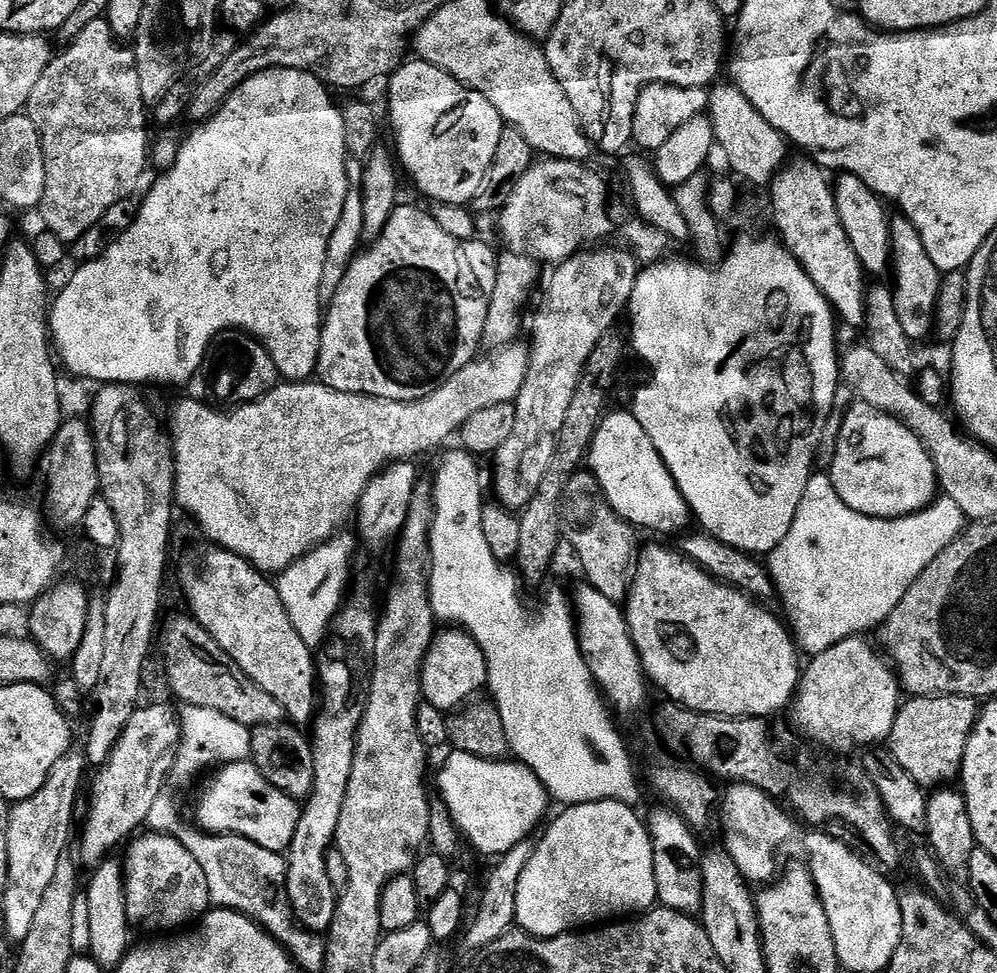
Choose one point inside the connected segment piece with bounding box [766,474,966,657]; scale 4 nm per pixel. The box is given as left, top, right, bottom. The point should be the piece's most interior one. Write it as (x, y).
(839, 573)

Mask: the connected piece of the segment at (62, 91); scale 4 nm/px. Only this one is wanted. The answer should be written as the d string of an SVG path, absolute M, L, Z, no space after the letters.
M101 18L90 22L90 26L86 26L65 48L68 49L61 56L60 53L53 55L51 62L48 63L42 74L42 78L38 78L38 83L34 85L34 94L30 94L28 99L26 114L40 129L42 150L46 158L46 190L42 194L38 215L44 219L43 227L47 231L58 234L58 238L62 238L65 245L70 246L78 238L82 238L82 234L86 234L86 230L90 230L90 226L94 226L94 222L98 222L98 218L102 218L102 214L106 214L106 210L110 210L110 206L114 206L114 202L122 202L137 195L135 193L136 187L139 186L140 179L144 176L144 167L147 169L150 164L150 135L148 136L150 112L149 109L148 112L144 109L146 101L142 94L142 82L138 82L135 51L116 39L114 30L110 30L107 19Z

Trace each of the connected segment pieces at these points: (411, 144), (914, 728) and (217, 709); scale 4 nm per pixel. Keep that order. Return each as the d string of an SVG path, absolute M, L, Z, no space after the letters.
M410 60L401 63L387 81L388 112L392 115L392 128L396 131L395 155L403 171L405 168L409 178L416 183L417 190L422 195L429 196L432 202L467 205L474 197L481 195L484 181L494 162L494 154L498 150L498 138L502 138L506 125L498 110L490 106L481 92L470 90L450 74L438 70L438 66L430 66L425 60Z
M913 696L905 699L894 718L894 730L890 730L886 747L898 758L902 770L914 778L926 790L935 790L953 783L952 779L961 775L966 754L966 742L980 717L981 705L974 696Z
M191 615L172 616L163 621L158 632L158 650L164 655L164 676L181 705L206 706L217 716L234 718L241 729L251 730L264 724L279 724L285 719L282 706L252 681L232 661L230 654L206 634L206 630Z

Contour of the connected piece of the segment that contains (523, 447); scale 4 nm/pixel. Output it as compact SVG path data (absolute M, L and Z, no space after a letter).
M596 246L593 252L581 250L575 252L569 260L555 265L552 277L548 280L548 289L544 292L544 301L532 320L532 340L528 353L528 369L526 382L522 382L522 390L516 395L516 421L510 438L494 454L496 460L496 496L495 499L504 507L522 510L534 498L538 486L542 486L542 478L550 466L550 458L554 458L554 446L558 446L558 433L566 422L566 410L570 406L574 394L578 390L578 382L582 378L582 370L594 354L594 346L598 346L598 338L602 334L613 331L616 319L627 309L628 300L634 290L634 282L638 275L638 261L631 251L615 252L608 246Z

